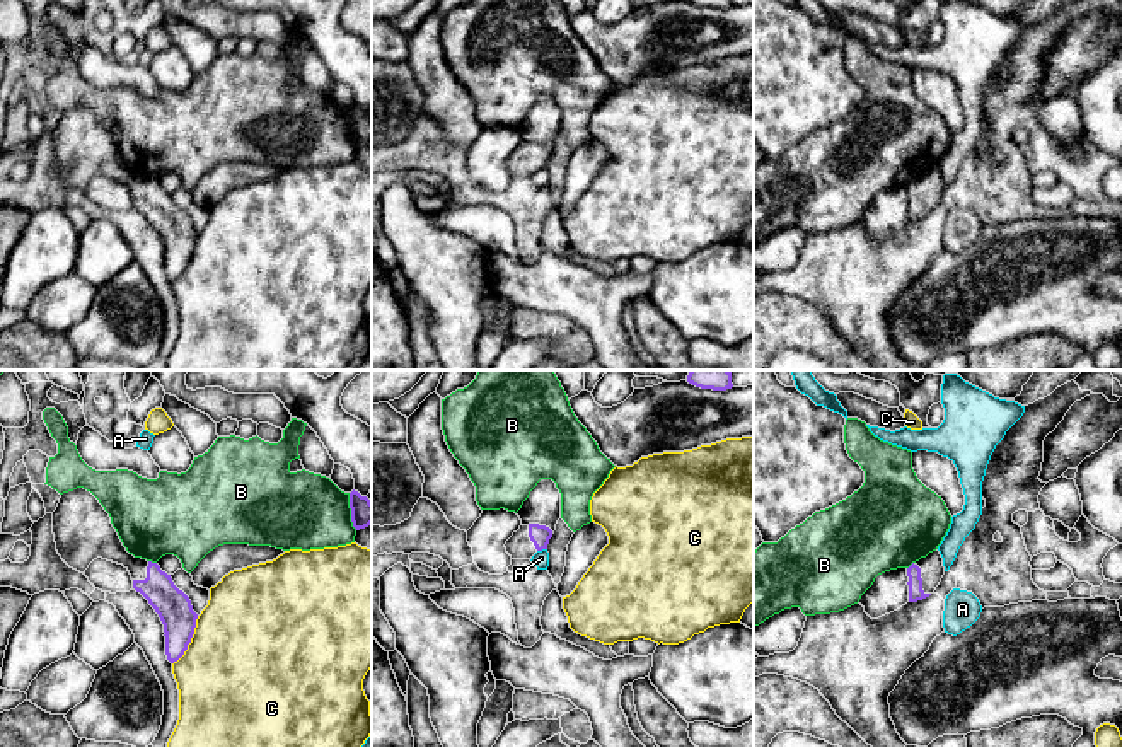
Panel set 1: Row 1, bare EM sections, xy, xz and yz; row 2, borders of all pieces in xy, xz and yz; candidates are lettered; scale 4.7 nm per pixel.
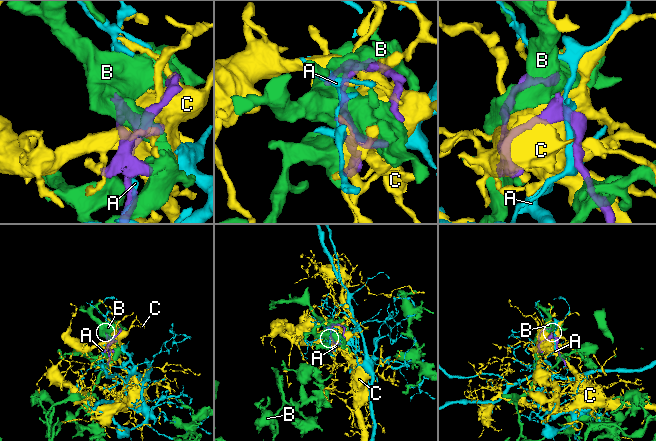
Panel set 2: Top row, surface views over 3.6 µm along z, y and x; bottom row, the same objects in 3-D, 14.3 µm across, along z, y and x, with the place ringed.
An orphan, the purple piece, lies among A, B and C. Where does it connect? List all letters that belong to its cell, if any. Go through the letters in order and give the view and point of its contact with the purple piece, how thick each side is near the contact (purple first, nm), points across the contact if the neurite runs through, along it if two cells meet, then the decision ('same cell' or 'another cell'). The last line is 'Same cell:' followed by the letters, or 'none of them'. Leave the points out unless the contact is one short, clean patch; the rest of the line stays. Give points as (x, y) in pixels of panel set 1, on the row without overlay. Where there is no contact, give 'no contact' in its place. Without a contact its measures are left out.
A: xz (541, 167) | 100/80 nm | another cell
B: xy (352, 130) | 120/360 nm | another cell
C: xy (190, 258) | 160/500 nm | another cell
Same cell: none of them

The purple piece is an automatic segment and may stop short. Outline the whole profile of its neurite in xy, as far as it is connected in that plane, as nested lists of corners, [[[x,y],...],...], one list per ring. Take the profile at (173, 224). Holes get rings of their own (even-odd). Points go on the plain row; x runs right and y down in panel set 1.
[[[77,106],[61,113],[53,130],[53,152],[61,177],[80,191],[97,176],[123,182],[133,206],[148,218],[164,242],[167,278],[174,281],[184,273],[198,237],[189,215],[157,181],[126,169],[109,131],[90,109]]]

